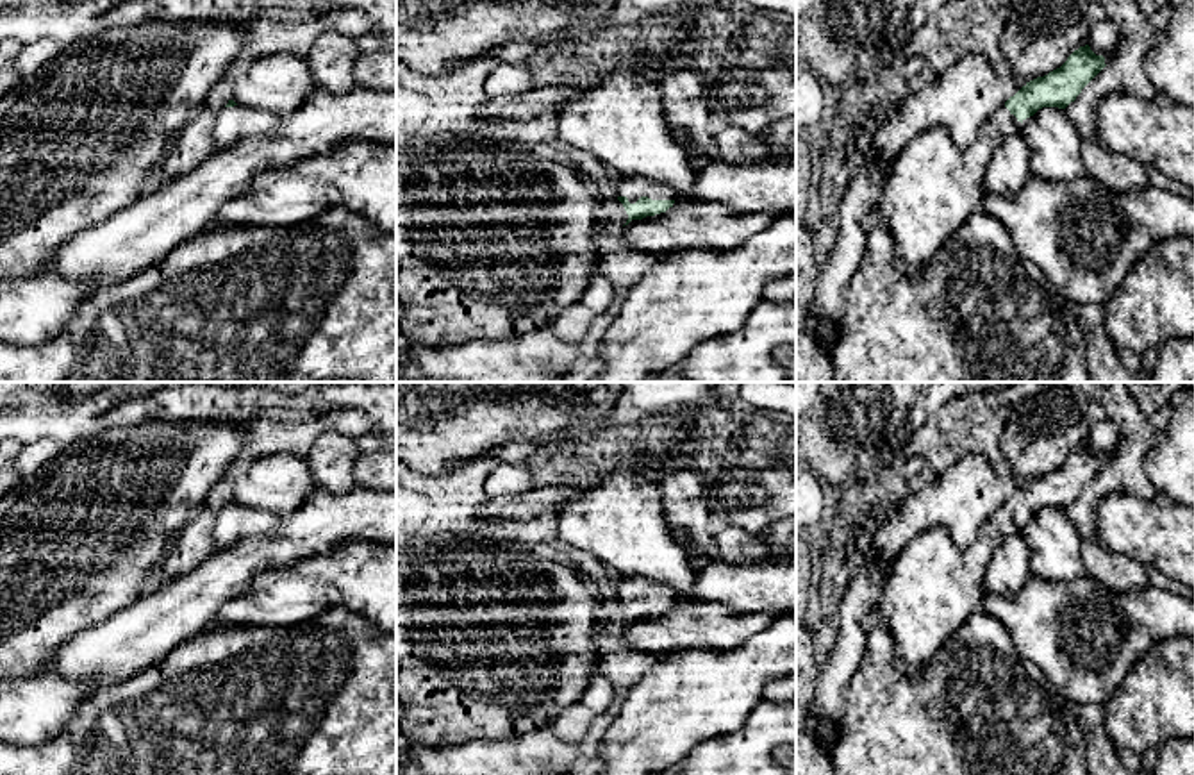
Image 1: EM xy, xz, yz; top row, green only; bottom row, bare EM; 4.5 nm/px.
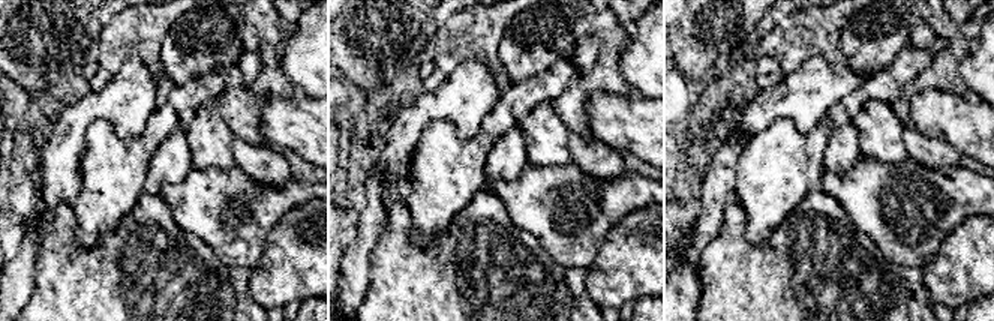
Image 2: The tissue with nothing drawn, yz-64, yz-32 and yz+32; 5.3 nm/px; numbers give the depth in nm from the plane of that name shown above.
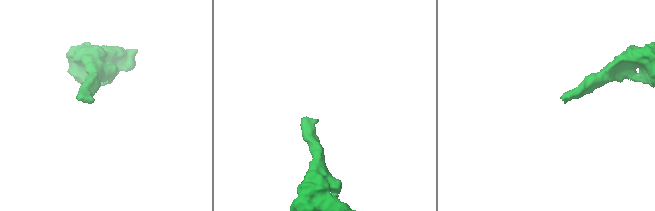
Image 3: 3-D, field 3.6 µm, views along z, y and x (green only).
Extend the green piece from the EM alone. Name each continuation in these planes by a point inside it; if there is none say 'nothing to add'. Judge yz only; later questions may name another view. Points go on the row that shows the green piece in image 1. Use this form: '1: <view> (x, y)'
1: yz (932, 188)

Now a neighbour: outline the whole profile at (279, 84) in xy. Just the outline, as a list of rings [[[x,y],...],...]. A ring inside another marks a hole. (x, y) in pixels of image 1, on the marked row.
[[[269,54],[236,77],[232,100],[282,120],[298,111],[316,88],[305,55]]]

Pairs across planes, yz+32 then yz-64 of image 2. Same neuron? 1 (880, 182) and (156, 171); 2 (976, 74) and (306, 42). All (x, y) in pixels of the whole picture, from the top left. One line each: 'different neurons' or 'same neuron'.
1: different neurons
2: same neuron

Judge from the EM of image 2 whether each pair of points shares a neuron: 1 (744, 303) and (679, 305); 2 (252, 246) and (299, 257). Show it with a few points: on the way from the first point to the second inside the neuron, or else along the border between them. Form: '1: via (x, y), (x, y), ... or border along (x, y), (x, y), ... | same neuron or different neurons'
1: border along (700, 275), (700, 297), (696, 305) | different neurons
2: border along (281, 218), (267, 239), (260, 263), (252, 270) | different neurons

